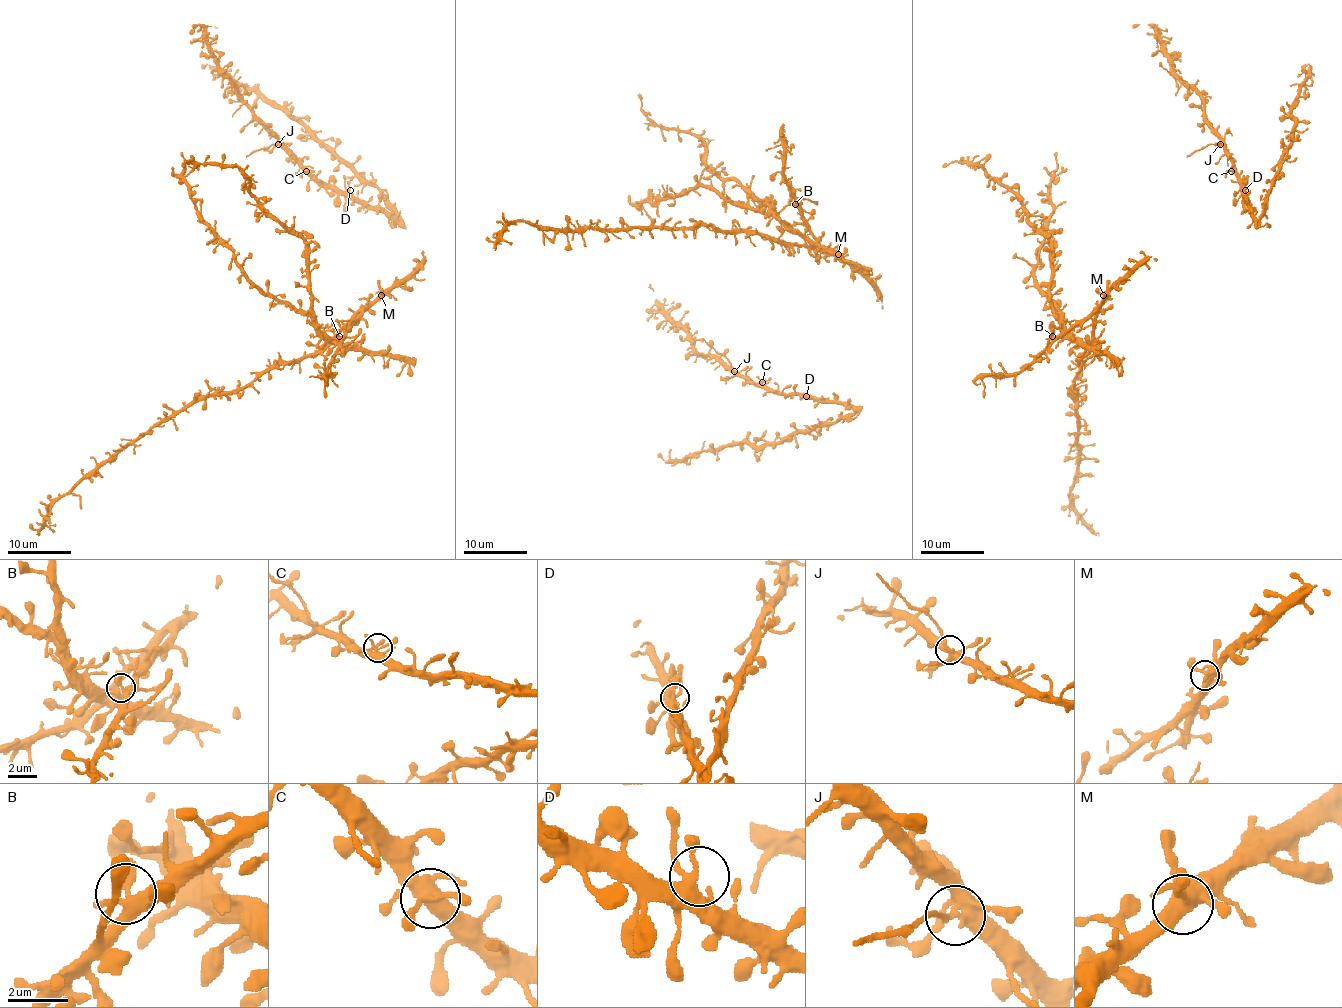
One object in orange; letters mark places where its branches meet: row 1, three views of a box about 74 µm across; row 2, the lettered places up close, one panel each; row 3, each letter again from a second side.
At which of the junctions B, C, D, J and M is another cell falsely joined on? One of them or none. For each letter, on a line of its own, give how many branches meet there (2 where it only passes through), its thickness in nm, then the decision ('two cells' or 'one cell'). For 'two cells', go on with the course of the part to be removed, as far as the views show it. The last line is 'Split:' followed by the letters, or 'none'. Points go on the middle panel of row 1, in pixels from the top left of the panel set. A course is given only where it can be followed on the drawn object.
B: branches 4; calibre 380 nm; one cell
C: branches 6; calibre 400 nm; one cell
D: branches 5; calibre 320 nm; one cell
J: branches 6; calibre 360 nm; two cells; course (734, 371), (727, 360), (702, 338)
M: branches 6; calibre 440 nm; one cell
Split: J

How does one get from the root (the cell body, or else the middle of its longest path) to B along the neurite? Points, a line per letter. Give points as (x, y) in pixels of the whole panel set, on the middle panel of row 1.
B: (836, 259), (813, 237), (809, 224), (795, 204)

